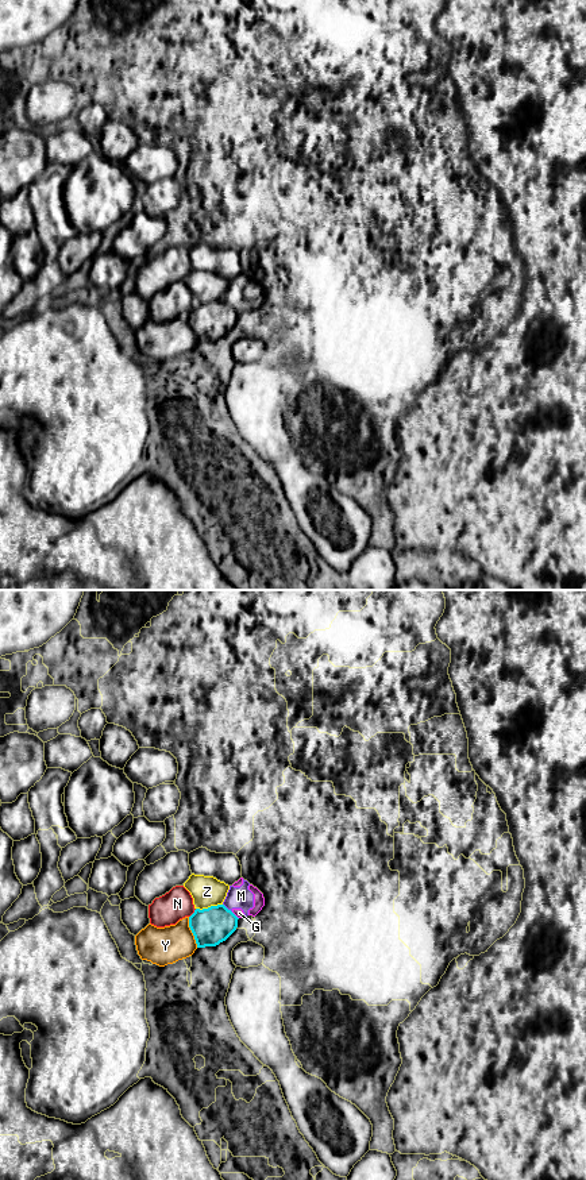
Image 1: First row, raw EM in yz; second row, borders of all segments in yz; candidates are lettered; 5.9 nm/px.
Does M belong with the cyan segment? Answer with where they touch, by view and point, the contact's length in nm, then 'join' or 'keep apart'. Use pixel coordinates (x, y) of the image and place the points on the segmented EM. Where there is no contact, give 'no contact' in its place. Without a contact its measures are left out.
meets cyan in yz at (226, 907); contact 80 nm long; keep apart

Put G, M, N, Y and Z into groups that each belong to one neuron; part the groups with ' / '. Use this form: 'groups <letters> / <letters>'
groups G M / N / Y / Z

